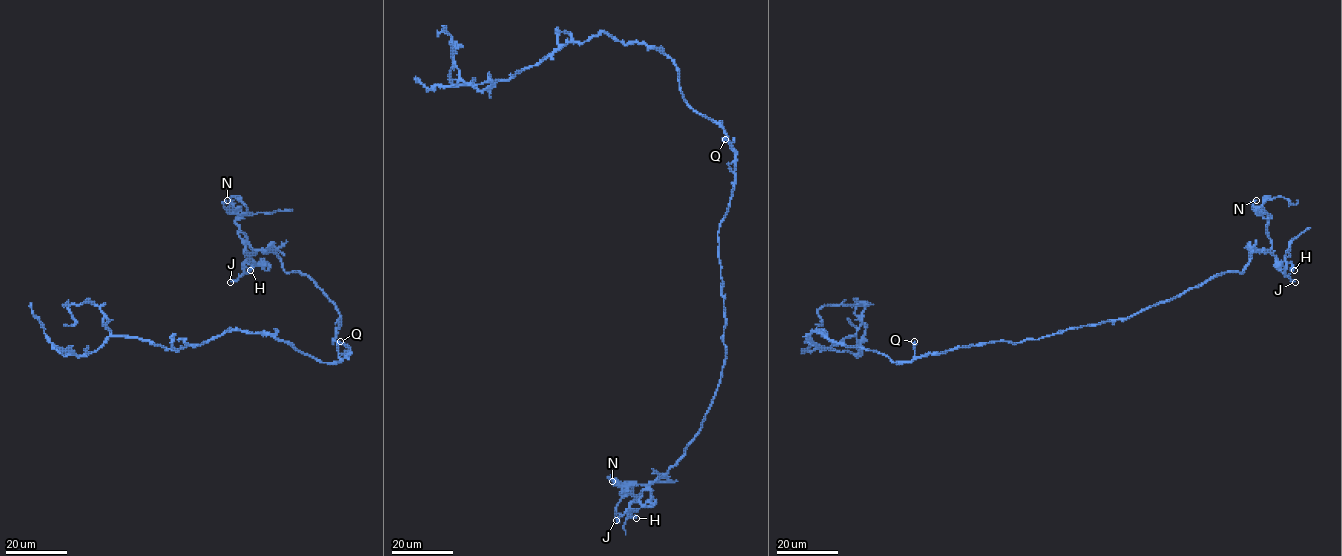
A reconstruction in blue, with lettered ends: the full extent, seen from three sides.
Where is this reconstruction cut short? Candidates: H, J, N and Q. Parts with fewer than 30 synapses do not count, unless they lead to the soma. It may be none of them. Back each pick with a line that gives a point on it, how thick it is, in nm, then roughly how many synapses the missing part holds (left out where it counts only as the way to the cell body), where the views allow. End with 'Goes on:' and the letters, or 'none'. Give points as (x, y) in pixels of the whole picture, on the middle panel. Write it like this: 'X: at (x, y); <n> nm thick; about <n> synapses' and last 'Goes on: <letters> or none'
J: at (616, 520); 240 nm thick; about 30 synapses
Goes on: J

